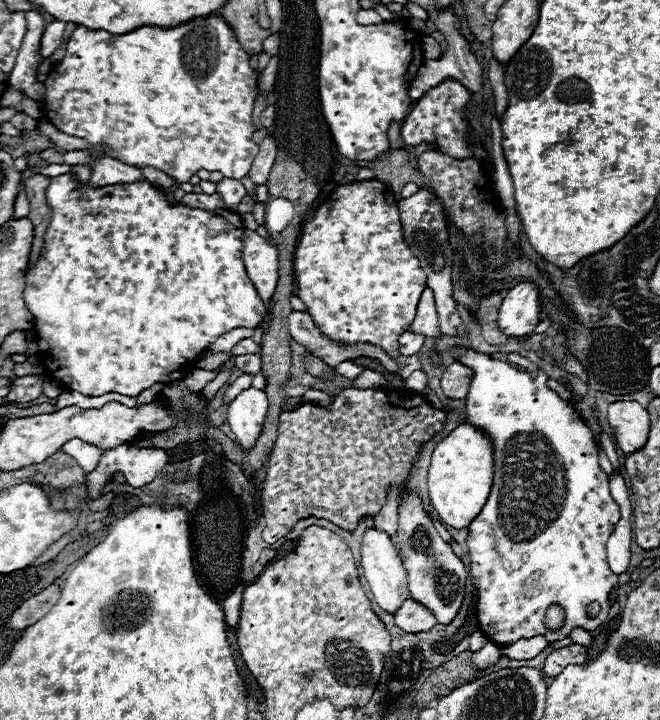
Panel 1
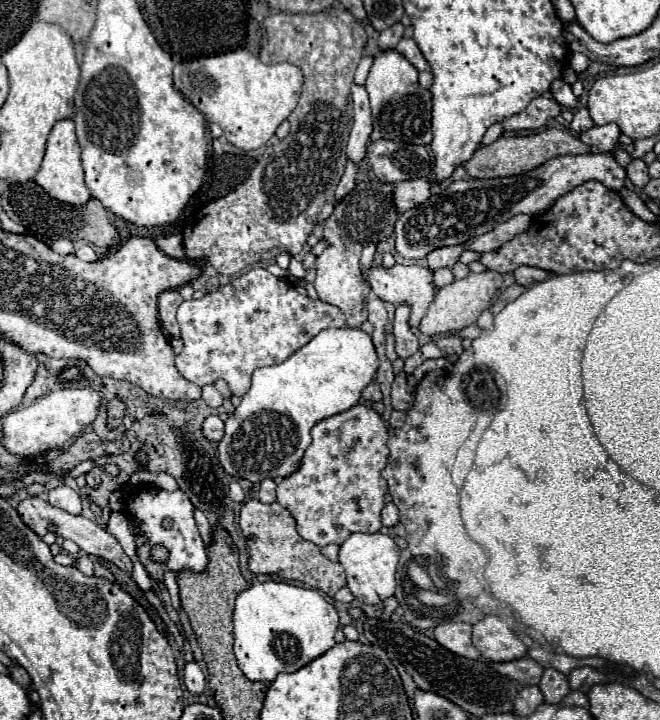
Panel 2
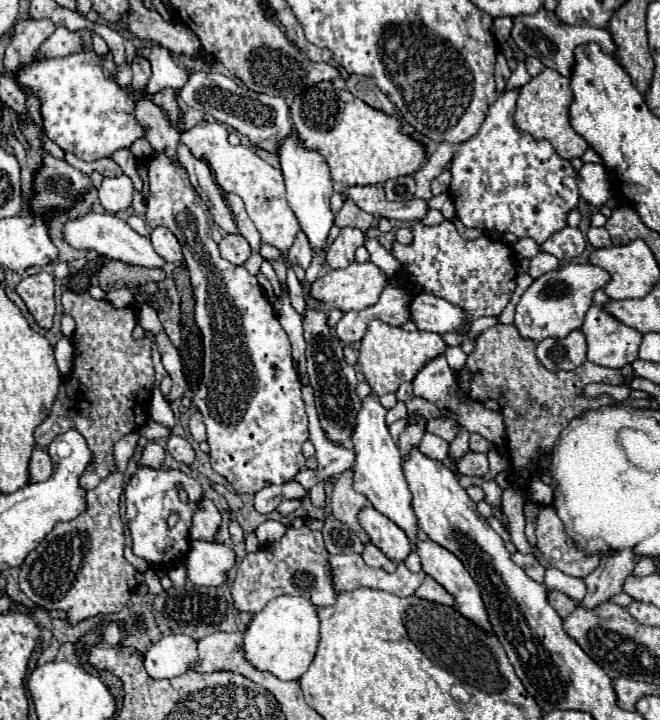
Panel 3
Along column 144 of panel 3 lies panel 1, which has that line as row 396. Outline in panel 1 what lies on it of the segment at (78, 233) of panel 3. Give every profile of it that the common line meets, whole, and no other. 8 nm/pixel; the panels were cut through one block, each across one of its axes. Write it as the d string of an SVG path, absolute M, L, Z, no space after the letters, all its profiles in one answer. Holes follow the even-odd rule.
M242 390L228 406L228 426L236 434L236 442L250 450L262 434L268 412L268 396L264 390Z

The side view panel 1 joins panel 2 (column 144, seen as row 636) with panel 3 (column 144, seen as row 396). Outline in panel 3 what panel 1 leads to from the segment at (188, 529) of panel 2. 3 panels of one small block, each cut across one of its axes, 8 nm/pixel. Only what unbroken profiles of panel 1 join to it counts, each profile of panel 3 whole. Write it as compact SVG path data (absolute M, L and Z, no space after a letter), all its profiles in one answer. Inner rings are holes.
M140 466L138 472L130 478L130 482L124 488L126 496L126 520L128 530L132 534L132 552L140 558L144 558L150 568L170 570L172 566L184 564L184 558L188 554L188 532L192 526L192 516L198 508L198 502L204 498L202 486L192 476L180 472L180 470L164 470L164 468L148 468ZM176 484L184 484L188 492L188 502L184 504L178 498ZM170 512L178 512L178 522L174 528L168 526Z

